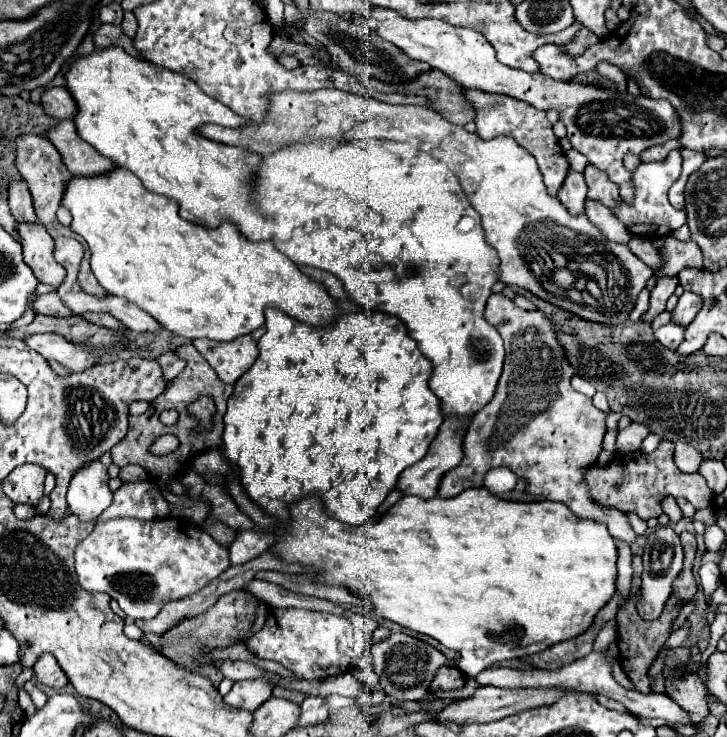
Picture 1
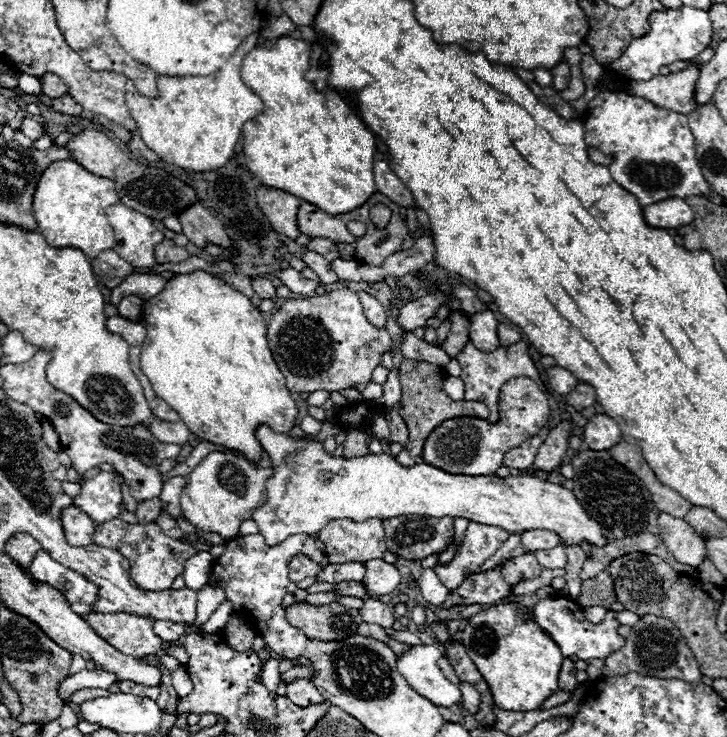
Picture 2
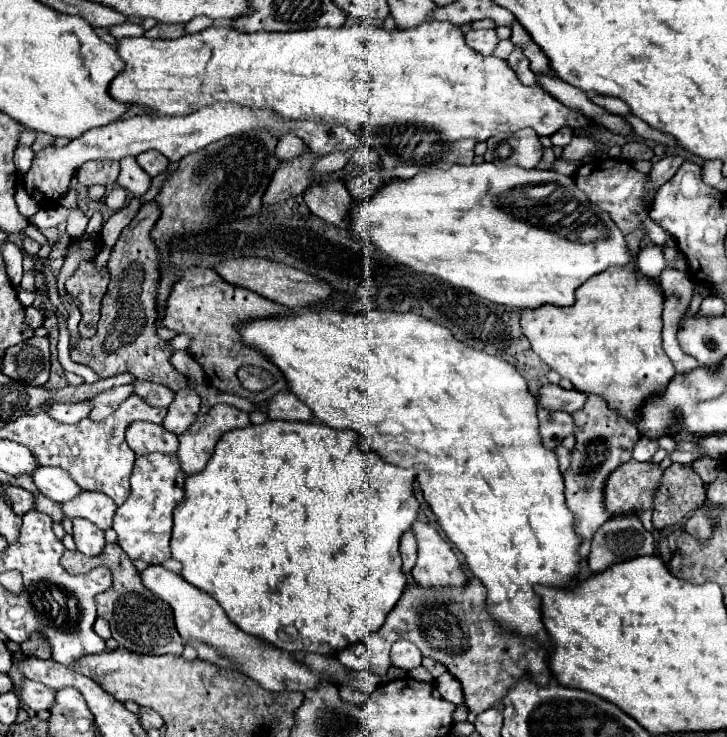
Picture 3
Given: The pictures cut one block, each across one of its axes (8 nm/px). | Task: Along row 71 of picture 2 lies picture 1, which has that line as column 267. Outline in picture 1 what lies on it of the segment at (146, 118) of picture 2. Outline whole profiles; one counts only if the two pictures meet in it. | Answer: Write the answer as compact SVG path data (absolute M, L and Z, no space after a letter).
M120 46L78 56L64 78L68 92L78 104L74 124L80 138L102 156L114 160L114 164L136 174L146 190L176 200L184 220L208 228L230 220L238 224L248 240L272 238L272 222L256 210L248 194L252 172L262 156L210 142L196 134L200 124L214 122L240 128L246 124L244 118L204 94L184 74L134 58Z

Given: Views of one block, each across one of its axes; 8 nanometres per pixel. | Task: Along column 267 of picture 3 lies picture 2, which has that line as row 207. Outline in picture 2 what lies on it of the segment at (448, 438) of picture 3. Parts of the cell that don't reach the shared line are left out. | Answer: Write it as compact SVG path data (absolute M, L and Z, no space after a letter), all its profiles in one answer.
M290 36L270 38L266 44L256 46L242 60L242 80L258 96L262 96L262 114L248 120L242 128L244 158L256 178L270 188L286 190L296 198L318 206L328 214L344 214L362 206L374 192L374 150L376 140L354 108L334 90L318 92L314 82L308 82L304 74L310 68L310 44Z

